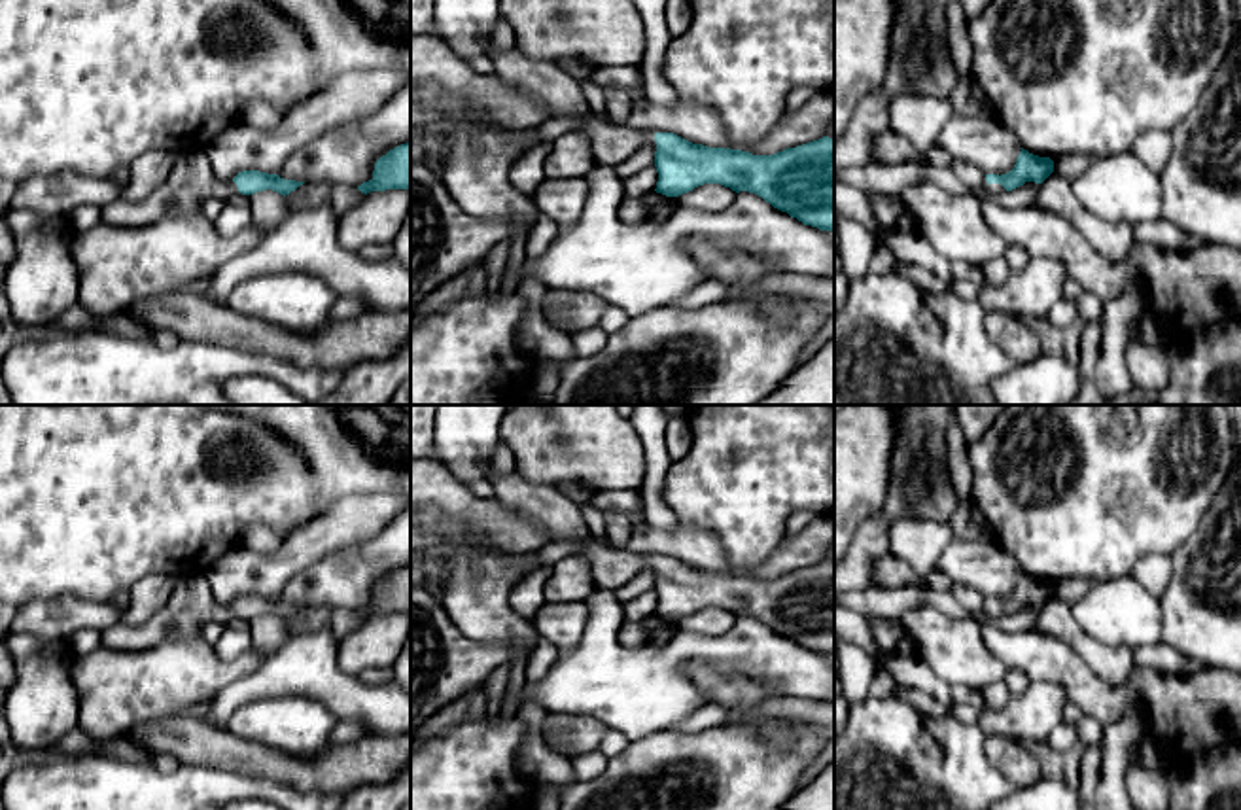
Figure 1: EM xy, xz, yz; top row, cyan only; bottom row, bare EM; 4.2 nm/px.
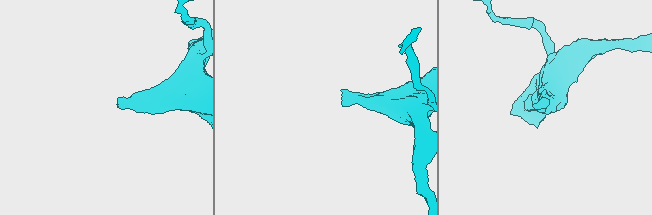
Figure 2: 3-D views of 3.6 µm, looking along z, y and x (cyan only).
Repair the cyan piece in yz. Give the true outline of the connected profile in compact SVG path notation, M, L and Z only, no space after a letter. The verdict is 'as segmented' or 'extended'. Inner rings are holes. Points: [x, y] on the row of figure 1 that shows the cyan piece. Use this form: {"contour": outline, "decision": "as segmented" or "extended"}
{"contour": "M1022 148L1016 165L1006 174L986 174L988 187L993 195L1012 191L1025 182L1042 184L1054 172L1050 157L1039 157Z", "decision": "extended"}

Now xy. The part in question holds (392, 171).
{"contour": "M411 142L390 150L376 159L373 178L358 185L361 193L409 189L411 191Z", "decision": "as segmented"}

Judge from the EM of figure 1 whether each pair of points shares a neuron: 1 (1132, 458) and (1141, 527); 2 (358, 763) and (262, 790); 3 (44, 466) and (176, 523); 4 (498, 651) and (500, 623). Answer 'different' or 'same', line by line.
1: same
2: different
3: same
4: different

